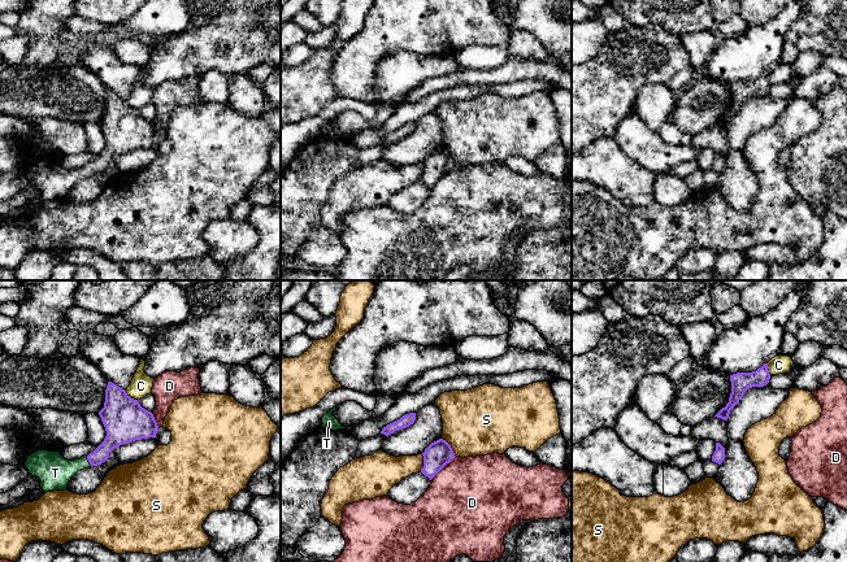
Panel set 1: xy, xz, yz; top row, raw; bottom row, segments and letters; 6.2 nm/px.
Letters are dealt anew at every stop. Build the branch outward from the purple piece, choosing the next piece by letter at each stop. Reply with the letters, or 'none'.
T

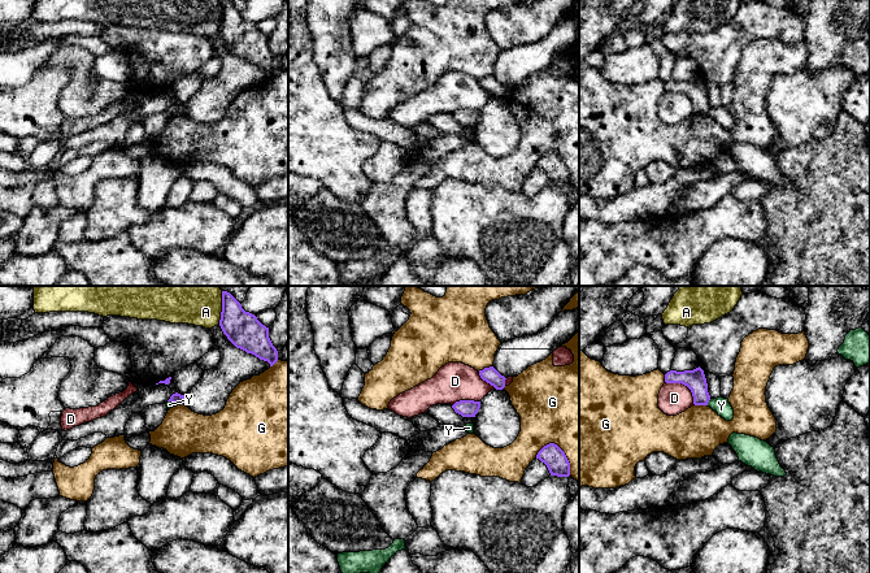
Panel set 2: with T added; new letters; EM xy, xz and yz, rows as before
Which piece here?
none

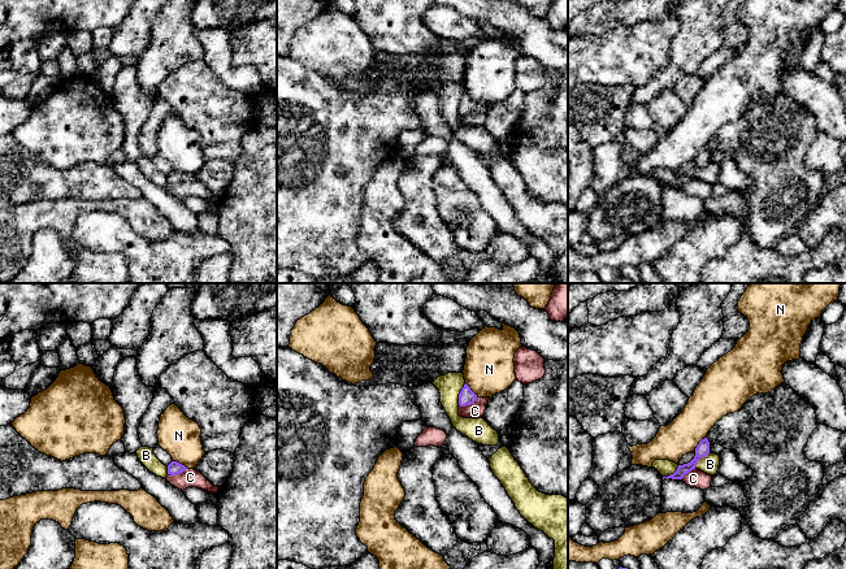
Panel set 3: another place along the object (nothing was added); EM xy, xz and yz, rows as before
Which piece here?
none

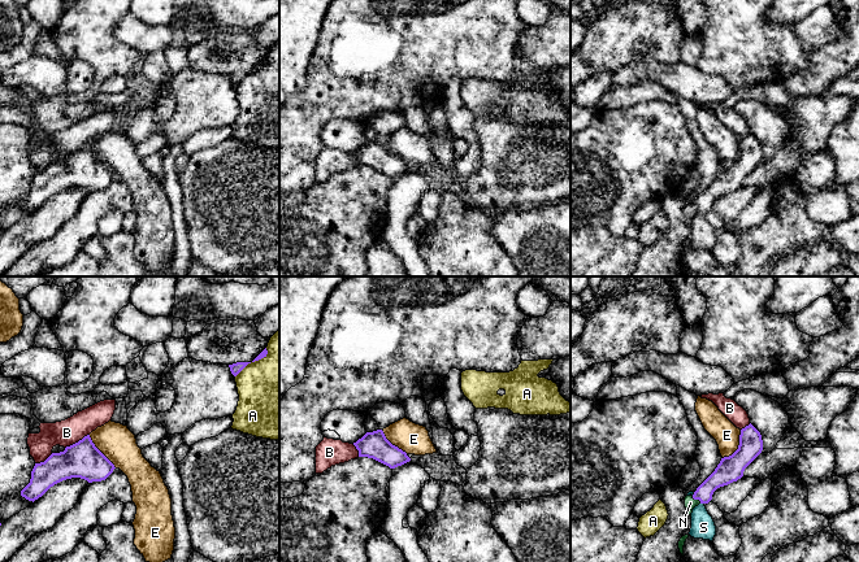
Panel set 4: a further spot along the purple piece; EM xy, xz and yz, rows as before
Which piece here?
N

